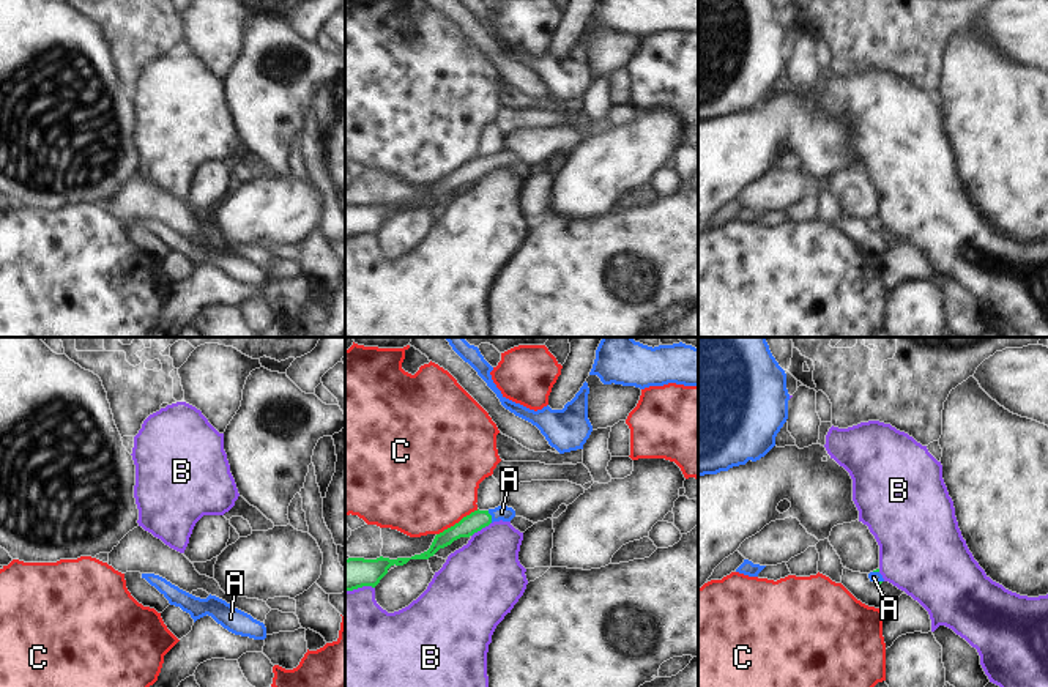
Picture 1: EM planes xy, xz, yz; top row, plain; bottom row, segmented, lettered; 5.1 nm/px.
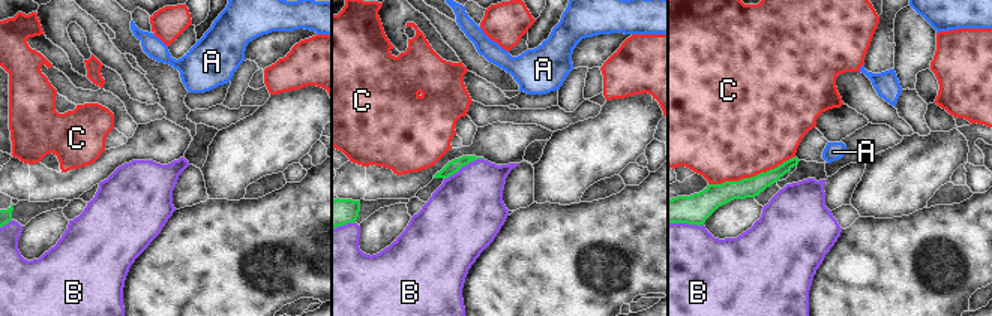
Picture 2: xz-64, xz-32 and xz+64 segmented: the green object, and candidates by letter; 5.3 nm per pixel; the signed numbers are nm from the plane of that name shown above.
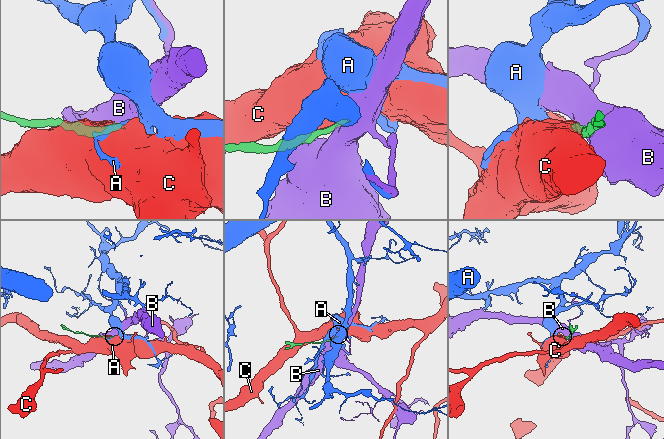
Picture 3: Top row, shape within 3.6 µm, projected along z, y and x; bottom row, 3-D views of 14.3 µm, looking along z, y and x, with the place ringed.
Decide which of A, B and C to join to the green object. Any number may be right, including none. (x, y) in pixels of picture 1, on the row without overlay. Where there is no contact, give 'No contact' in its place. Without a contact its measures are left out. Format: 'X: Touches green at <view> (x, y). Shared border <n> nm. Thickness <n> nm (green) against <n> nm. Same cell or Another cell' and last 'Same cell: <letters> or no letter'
A: Touches green at xz (490, 164). Shared border 70 nm. Thickness 100 nm (green) against 80 nm. Same cell
B: Touches green at xz (481, 175). Shared border 130 nm. Thickness 100 nm (green) against 380 nm. Another cell
C: Touches green at xz (459, 169). Shared border 260 nm. Thickness 100 nm (green) against 500 nm. Another cell
Same cell: A.

